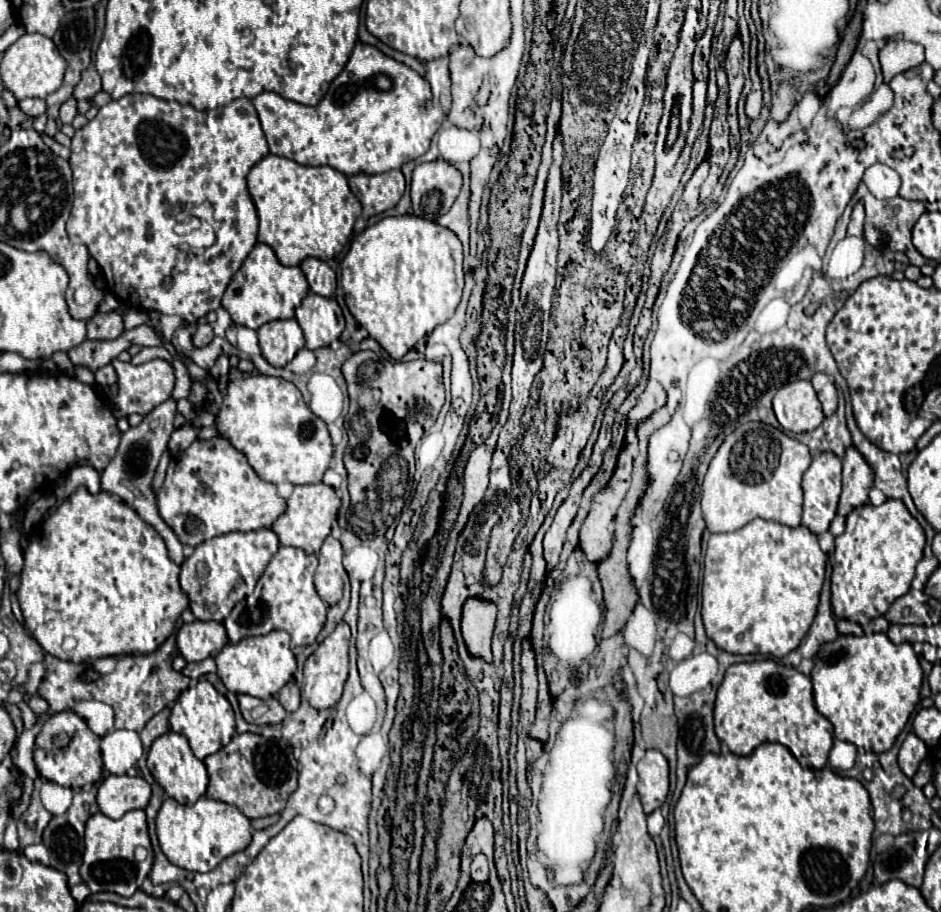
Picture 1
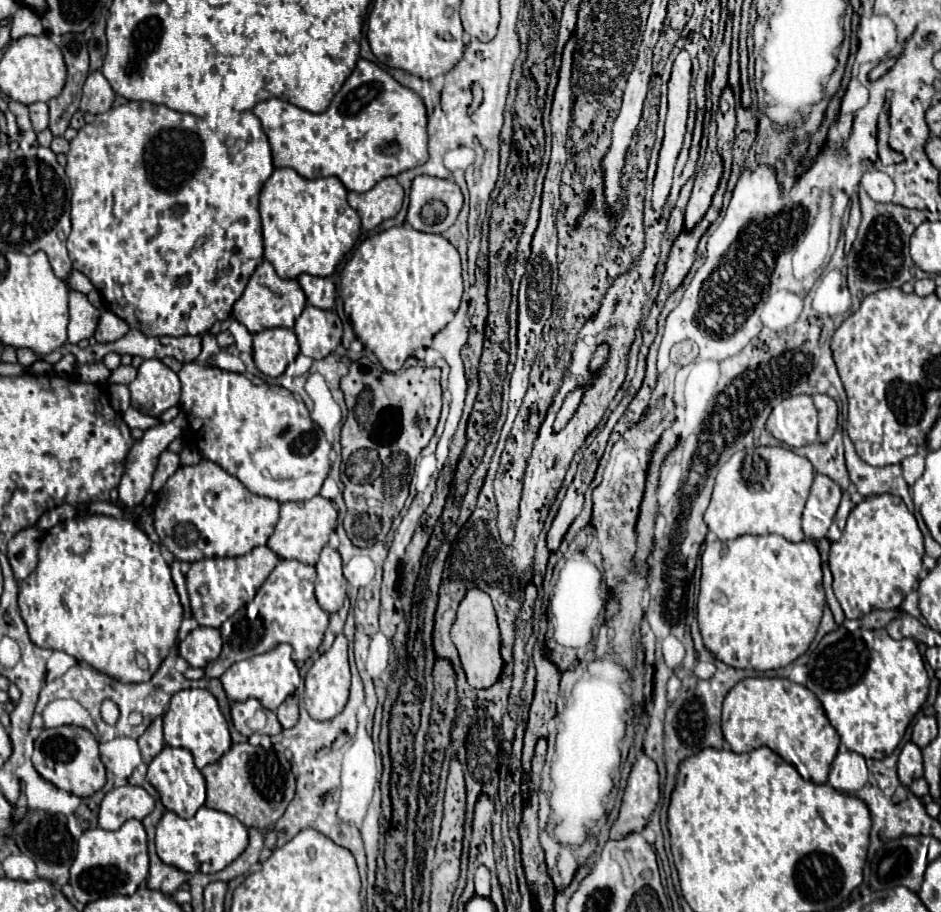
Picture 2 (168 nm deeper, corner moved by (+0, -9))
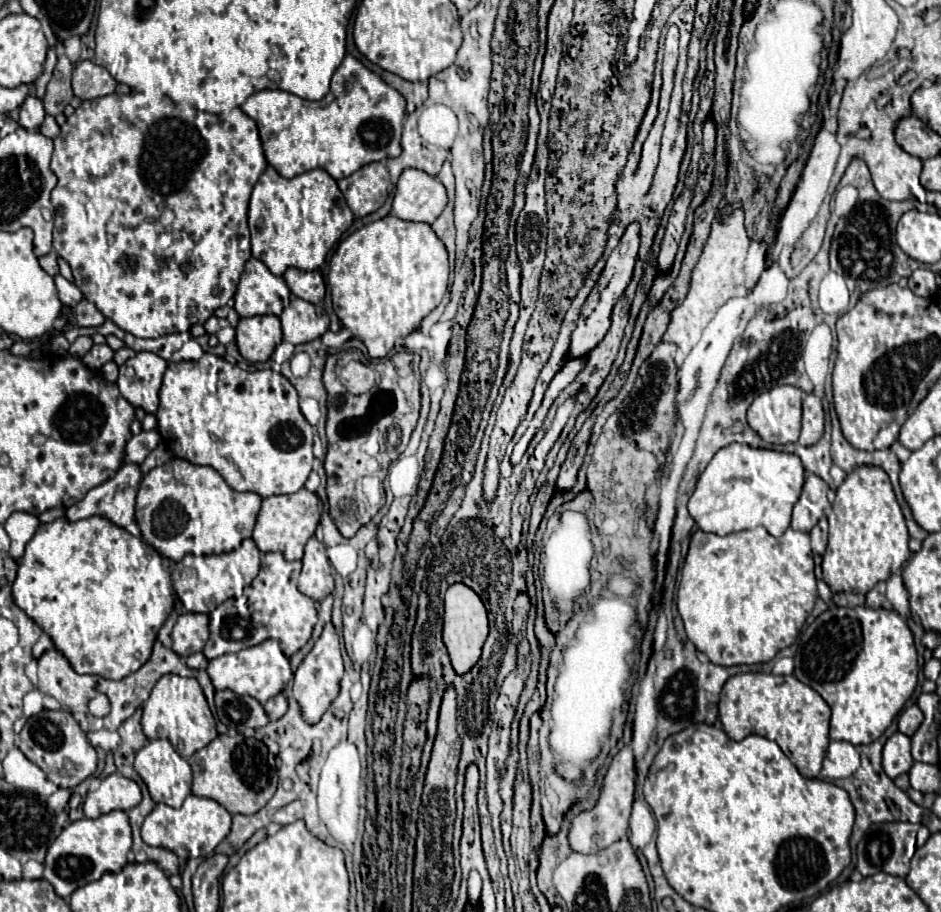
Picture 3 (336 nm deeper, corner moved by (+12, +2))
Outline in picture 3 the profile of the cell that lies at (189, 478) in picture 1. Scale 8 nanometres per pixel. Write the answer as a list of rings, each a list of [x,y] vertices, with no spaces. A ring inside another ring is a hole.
[[[172,458],[150,470],[136,496],[136,522],[142,538],[164,558],[178,562],[186,554],[224,554],[252,536],[262,498],[254,492],[232,490],[210,466],[196,466],[188,460]]]

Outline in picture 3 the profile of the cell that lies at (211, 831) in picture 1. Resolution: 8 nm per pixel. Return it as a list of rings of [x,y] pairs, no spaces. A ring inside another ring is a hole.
[[[190,794],[178,810],[166,804],[156,804],[156,808],[146,816],[142,824],[142,840],[150,846],[160,846],[174,852],[180,860],[188,860],[212,854],[214,848],[228,836],[230,824],[232,816],[216,800]]]

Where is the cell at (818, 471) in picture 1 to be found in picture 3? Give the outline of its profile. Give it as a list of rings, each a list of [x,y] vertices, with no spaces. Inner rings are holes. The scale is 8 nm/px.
[[[810,474],[804,482],[800,500],[794,506],[794,514],[792,514],[792,528],[794,530],[802,530],[802,532],[810,532],[816,522],[824,516],[824,510],[830,506],[826,494],[828,494],[828,484],[822,482],[822,478]]]

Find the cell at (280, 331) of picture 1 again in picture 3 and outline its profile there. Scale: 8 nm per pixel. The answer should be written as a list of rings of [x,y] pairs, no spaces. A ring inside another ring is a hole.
[[[278,316],[240,318],[236,326],[236,346],[248,362],[266,362],[282,342]]]

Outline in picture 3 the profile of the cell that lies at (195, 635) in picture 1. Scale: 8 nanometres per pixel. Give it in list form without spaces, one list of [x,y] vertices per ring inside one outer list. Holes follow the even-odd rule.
[[[184,612],[178,616],[172,628],[172,650],[186,658],[194,652],[202,652],[208,640],[208,616]]]

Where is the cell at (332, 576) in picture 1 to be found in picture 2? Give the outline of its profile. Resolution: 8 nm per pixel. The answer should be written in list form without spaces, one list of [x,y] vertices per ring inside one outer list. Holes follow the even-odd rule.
[[[326,545],[316,563],[316,599],[326,613],[336,613],[346,599],[346,579],[342,575],[342,557]]]

